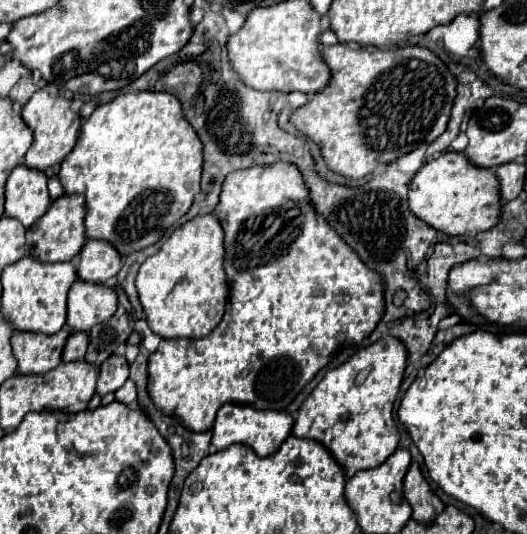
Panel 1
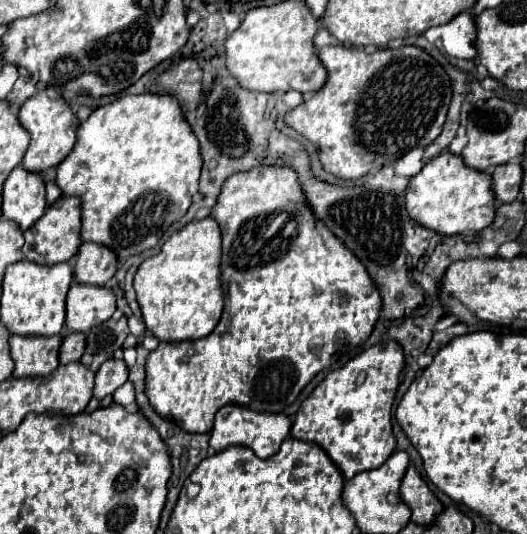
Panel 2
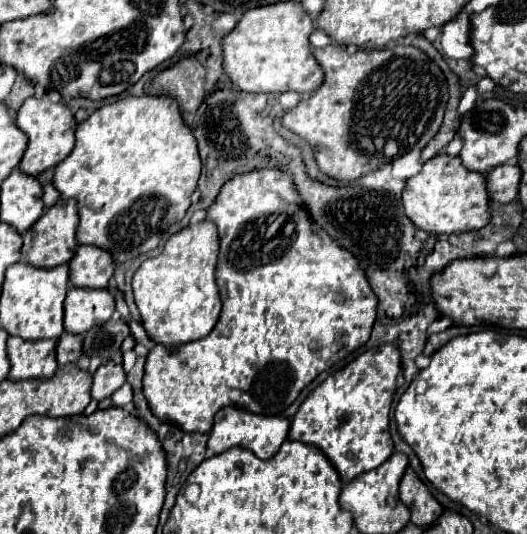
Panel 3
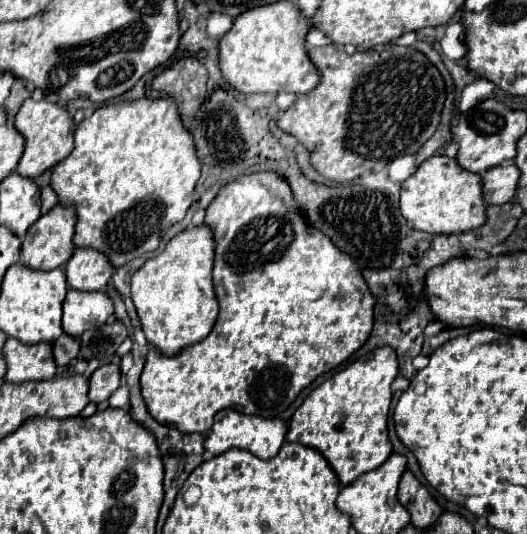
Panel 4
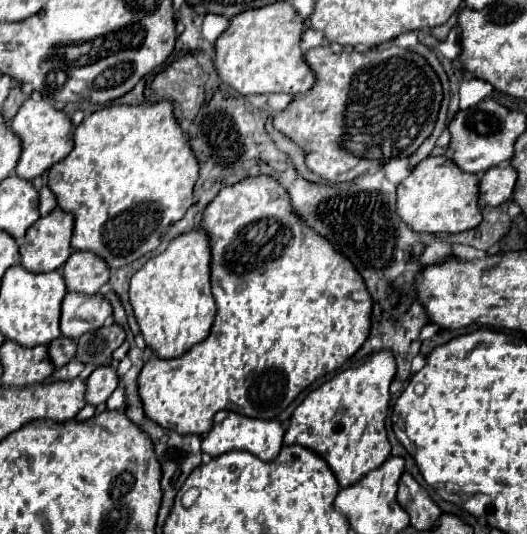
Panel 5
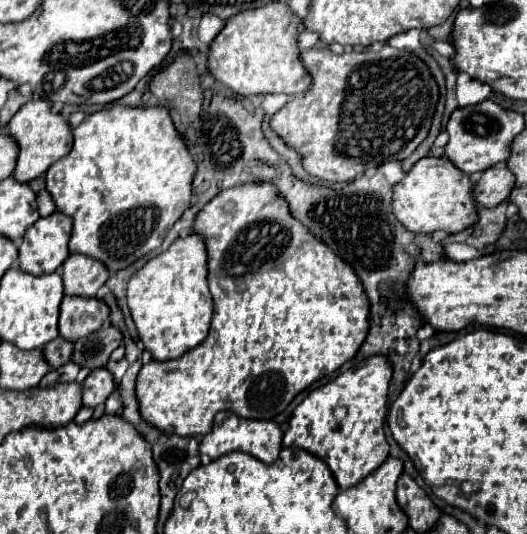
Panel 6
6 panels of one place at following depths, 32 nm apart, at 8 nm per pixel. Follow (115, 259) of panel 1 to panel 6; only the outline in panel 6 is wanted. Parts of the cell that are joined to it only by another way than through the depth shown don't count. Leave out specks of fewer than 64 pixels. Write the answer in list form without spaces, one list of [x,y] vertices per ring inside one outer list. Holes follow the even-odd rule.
[[[70,254],[60,270],[64,292],[70,296],[96,296],[108,280],[108,268],[100,260],[84,254]]]

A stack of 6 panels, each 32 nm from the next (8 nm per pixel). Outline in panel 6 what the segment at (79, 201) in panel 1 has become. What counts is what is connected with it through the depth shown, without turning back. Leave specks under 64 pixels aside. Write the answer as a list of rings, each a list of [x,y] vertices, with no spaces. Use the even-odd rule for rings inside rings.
[[[52,212],[40,218],[24,234],[20,250],[20,268],[28,274],[50,274],[62,266],[70,256],[68,240],[72,232],[72,218],[62,212]]]

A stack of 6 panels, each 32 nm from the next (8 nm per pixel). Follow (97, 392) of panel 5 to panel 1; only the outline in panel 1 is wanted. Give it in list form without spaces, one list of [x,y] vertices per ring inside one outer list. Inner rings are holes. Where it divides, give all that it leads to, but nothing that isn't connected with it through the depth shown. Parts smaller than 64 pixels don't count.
[[[110,356],[108,360],[102,362],[102,372],[98,376],[98,384],[96,384],[96,392],[100,396],[108,394],[108,392],[116,392],[126,380],[128,380],[128,370],[130,364],[126,362],[124,356]]]

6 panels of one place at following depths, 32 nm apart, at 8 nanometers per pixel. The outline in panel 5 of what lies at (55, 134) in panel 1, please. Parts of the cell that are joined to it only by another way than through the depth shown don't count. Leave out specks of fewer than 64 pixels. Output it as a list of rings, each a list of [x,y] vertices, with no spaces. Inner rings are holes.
[[[28,98],[20,106],[18,114],[14,116],[12,130],[22,138],[22,156],[20,156],[18,166],[16,166],[16,176],[20,176],[24,180],[32,180],[32,178],[44,174],[56,162],[66,158],[74,148],[72,120],[64,114],[64,110],[58,110],[48,100],[32,100],[32,98]]]

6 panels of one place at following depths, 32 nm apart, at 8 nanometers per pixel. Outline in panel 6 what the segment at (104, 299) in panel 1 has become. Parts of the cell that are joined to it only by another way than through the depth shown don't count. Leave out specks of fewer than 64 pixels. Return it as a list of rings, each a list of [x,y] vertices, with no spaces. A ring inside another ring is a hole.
[[[64,296],[60,306],[60,336],[76,342],[88,332],[96,332],[110,316],[110,308],[100,298]]]

